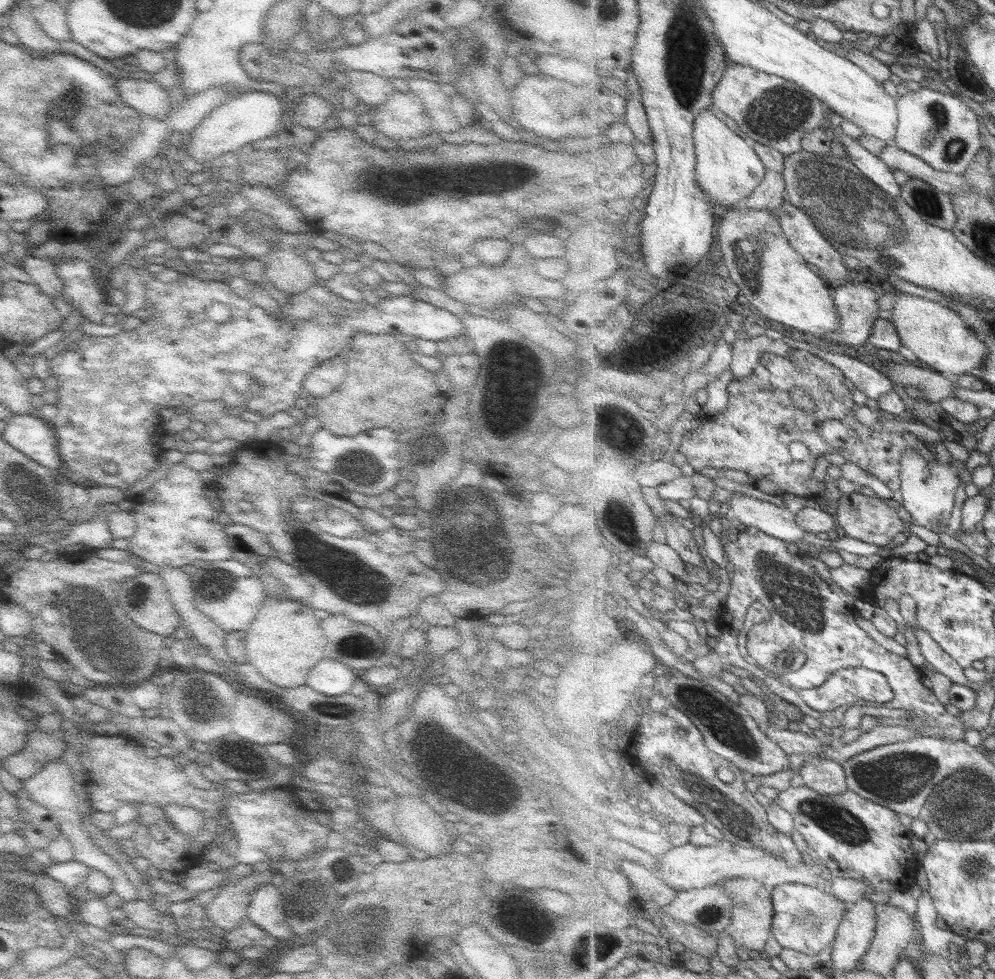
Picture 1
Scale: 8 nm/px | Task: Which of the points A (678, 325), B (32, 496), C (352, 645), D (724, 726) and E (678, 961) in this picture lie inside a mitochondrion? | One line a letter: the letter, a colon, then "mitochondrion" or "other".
A: other
B: mitochondrion
C: mitochondrion
D: mitochondrion
E: other

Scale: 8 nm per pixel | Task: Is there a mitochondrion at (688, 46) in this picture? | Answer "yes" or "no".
yes

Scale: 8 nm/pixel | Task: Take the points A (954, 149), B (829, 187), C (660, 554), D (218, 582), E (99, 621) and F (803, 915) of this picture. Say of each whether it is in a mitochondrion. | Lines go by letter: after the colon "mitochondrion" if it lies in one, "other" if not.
A: mitochondrion
B: mitochondrion
C: other
D: mitochondrion
E: mitochondrion
F: mitochondrion

